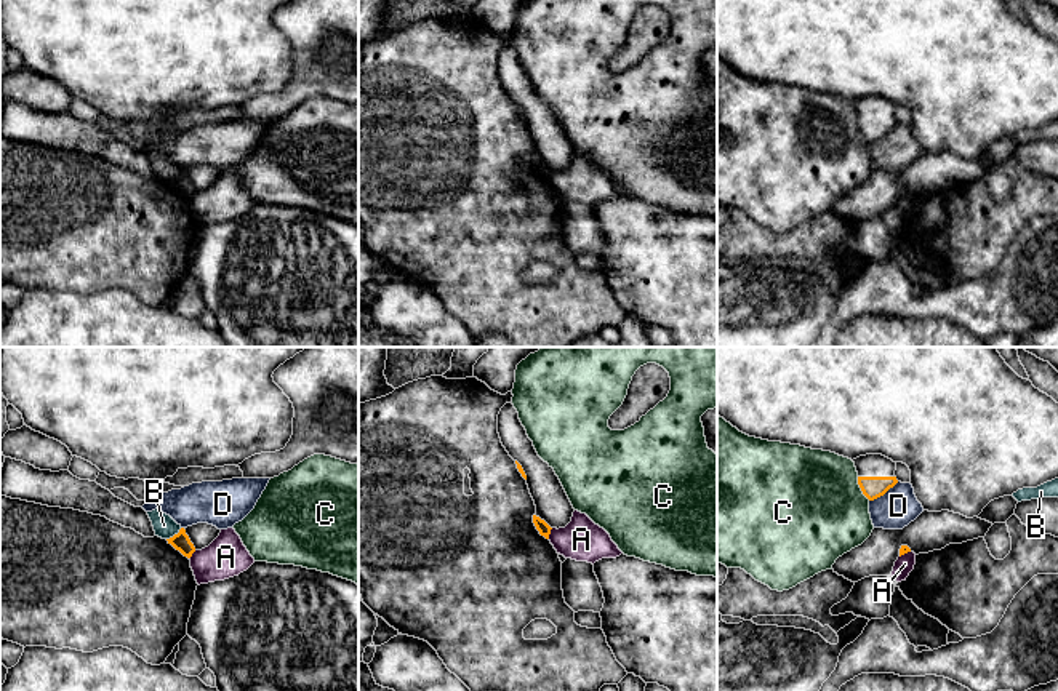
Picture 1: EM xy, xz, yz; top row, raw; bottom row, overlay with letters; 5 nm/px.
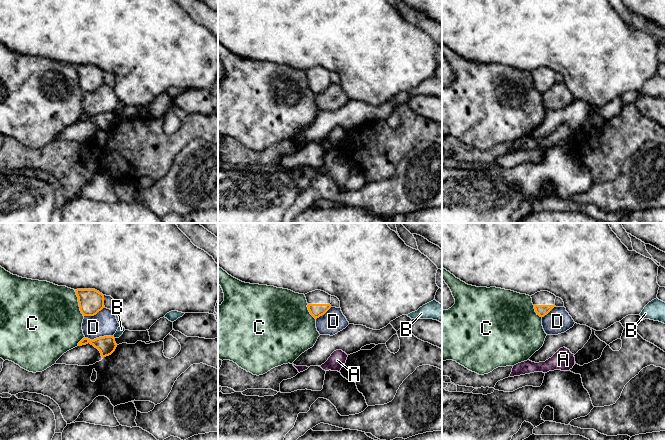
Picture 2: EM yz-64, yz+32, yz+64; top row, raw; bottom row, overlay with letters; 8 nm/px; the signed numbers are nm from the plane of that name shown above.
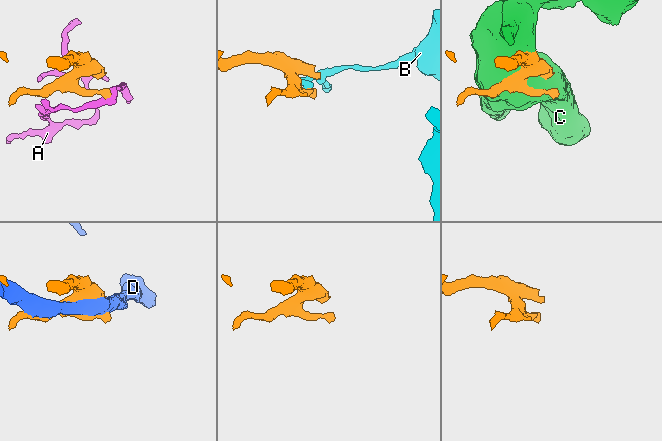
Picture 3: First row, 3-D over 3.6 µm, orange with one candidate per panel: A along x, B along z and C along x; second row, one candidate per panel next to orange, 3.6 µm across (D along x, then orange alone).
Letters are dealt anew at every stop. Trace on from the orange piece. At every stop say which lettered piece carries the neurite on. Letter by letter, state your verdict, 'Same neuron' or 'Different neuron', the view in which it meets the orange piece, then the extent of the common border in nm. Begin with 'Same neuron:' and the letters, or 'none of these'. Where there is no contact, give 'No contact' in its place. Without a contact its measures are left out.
Same neuron: none of these
A: Different neuron. Touches orange in xz. Shared border 60 nm
B: Different neuron. Touches orange in xy. Shared border 100 nm
C: Different neuron. Touches orange in yz. Shared border 140 nm
D: Different neuron. Touches orange in yz. Shared border 180 nm

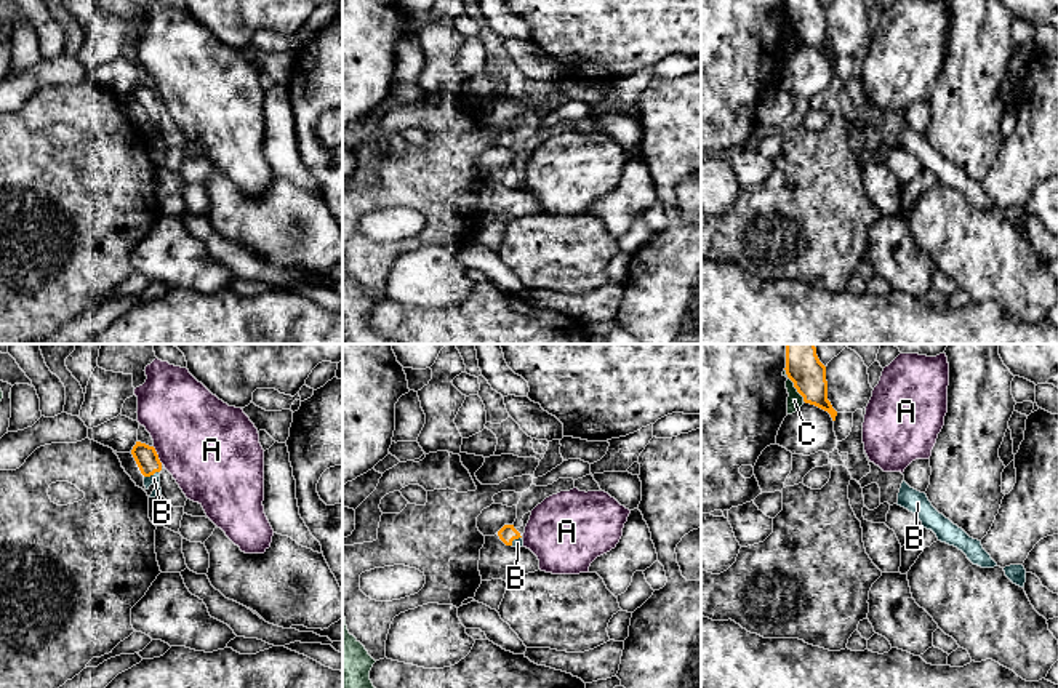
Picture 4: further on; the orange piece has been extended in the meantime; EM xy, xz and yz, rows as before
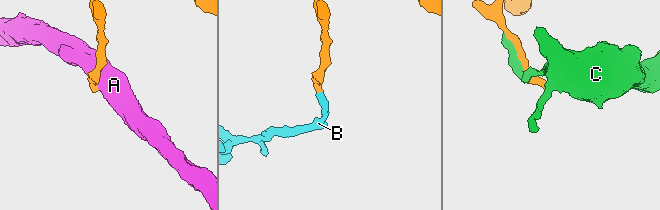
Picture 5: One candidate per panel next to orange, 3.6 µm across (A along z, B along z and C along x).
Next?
Same neuron: B
A: Different neuron. Touches orange in xy. Shared border 100 nm
B: Same neuron. Touches orange in xy. Shared border 90 nm
C: Different neuron. Touches orange in yz. Shared border 190 nm

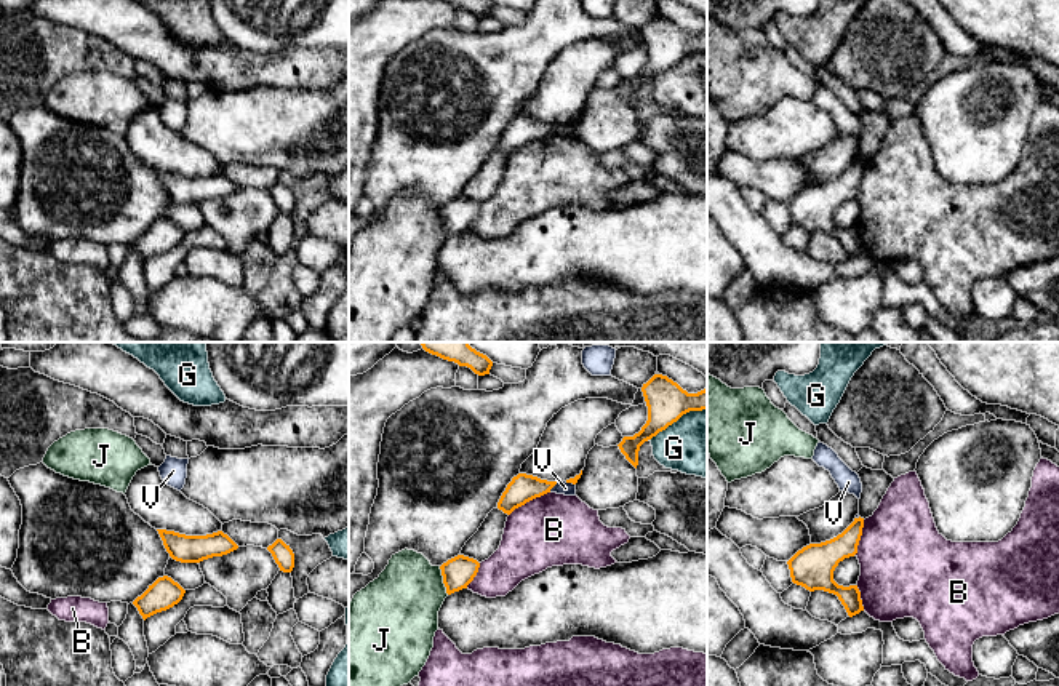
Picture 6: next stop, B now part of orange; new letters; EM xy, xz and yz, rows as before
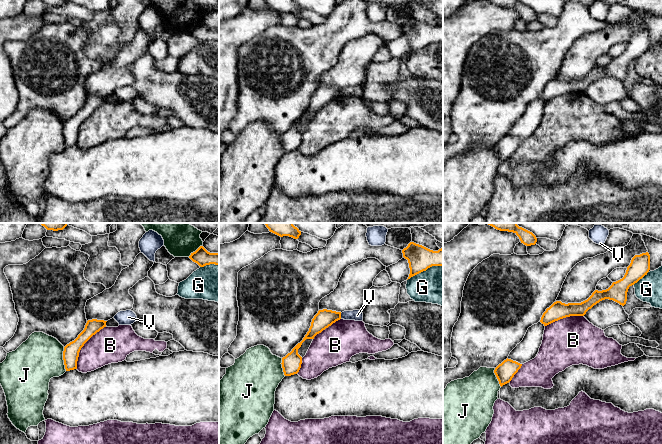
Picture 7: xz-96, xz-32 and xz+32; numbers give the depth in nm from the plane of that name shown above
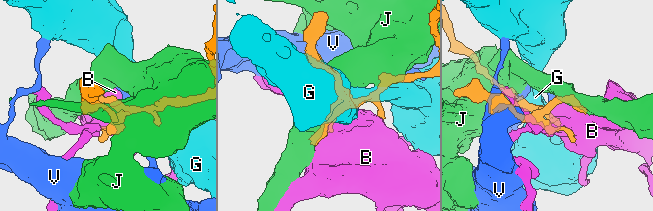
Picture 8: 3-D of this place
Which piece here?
Same neuron: none of these
B: Different neuron. Touches orange in xz. Shared border 240 nm
G: Different neuron. Touches orange in xz. Shared border 340 nm
J: Different neuron. Touches orange in xz. Shared border 150 nm
V: Different neuron. Touches orange in xz. Shared border 80 nm

